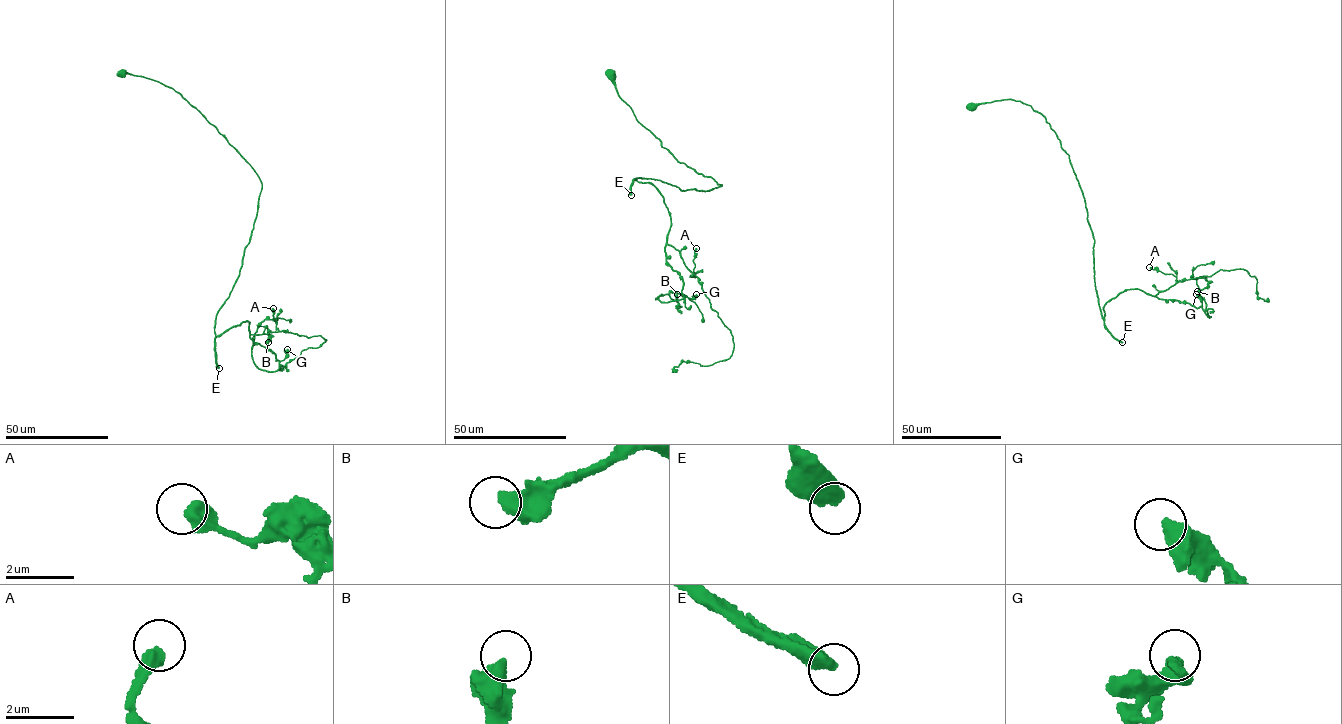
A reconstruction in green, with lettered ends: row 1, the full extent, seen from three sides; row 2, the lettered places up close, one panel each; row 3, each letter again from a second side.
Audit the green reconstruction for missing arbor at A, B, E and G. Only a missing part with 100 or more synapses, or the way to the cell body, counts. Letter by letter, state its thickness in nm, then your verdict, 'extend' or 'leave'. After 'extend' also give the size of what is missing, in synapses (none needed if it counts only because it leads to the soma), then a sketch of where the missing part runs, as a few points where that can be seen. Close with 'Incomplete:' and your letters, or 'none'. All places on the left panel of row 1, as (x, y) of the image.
A: 480 nm | leave
B: 480 nm | leave
E: 480 nm | extend | 300 syn | (219, 368), (226, 389), (234, 396), (220, 392), (215, 383), (217, 371), (222, 376), (233, 374), (184, 393)
G: 340 nm | leave
Incomplete: E

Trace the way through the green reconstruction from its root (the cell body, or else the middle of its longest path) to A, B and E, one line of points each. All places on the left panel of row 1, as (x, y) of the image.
A: (123, 72), (181, 94), (261, 182), (215, 337), (247, 321), (250, 334), (276, 332), (273, 308)
B: (123, 72), (173, 88), (256, 172), (214, 331), (249, 322), (274, 371), (252, 358), (260, 326), (268, 342)
E: (123, 72), (158, 81), (181, 94), (225, 137), (261, 182), (239, 276), (216, 317), (219, 368)

